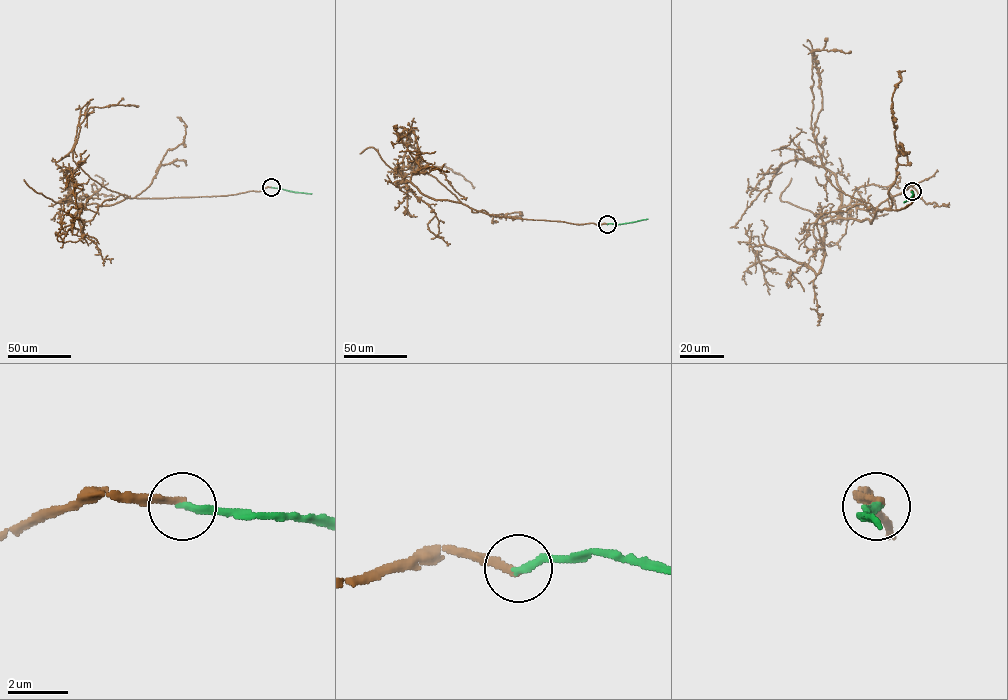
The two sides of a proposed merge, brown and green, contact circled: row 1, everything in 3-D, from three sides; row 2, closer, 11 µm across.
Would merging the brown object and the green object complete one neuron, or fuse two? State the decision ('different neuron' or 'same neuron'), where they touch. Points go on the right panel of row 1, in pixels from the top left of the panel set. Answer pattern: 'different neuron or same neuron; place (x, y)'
same neuron; place (912, 191)

